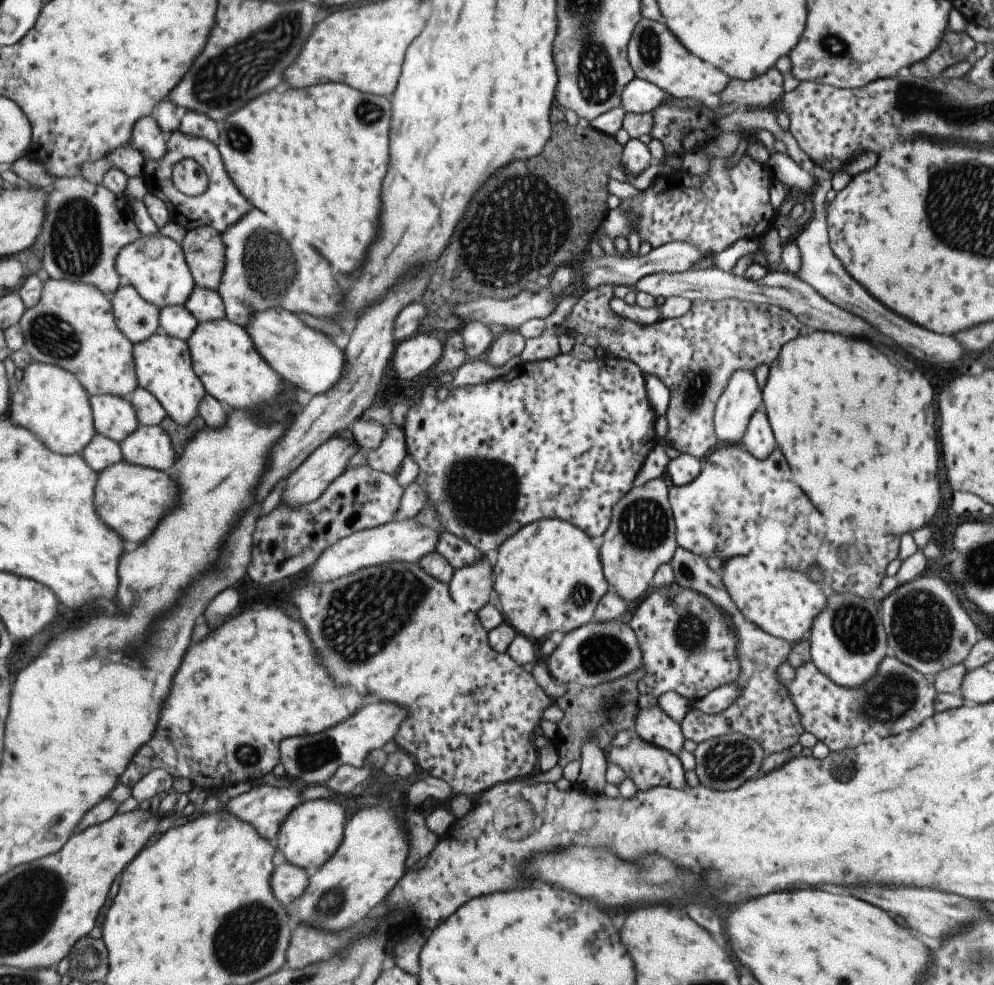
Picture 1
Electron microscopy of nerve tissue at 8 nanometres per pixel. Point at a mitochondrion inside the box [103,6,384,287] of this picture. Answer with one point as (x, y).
(225, 78)

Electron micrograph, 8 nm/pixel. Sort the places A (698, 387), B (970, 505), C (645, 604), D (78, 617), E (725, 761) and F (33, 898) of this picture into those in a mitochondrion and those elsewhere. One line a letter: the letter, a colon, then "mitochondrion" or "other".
A: mitochondrion
B: other
C: other
D: other
E: mitochondrion
F: mitochondrion

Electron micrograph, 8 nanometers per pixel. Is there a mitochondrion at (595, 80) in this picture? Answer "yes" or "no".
yes

